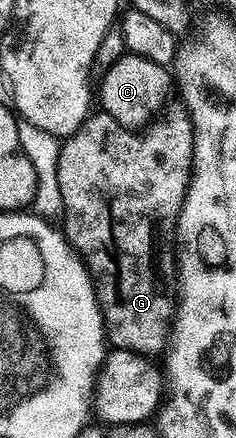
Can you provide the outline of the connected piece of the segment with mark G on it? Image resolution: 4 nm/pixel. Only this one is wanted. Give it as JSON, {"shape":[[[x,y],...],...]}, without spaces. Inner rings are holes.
{"shape":[[[181,102],[166,103],[163,111],[149,121],[140,130],[124,128],[111,114],[100,110],[94,111],[83,122],[74,136],[68,137],[59,150],[59,194],[63,194],[63,235],[69,241],[74,252],[85,261],[93,286],[97,290],[97,301],[101,307],[101,317],[105,320],[105,335],[113,348],[126,348],[129,352],[137,352],[141,356],[156,357],[156,352],[164,353],[171,340],[173,322],[177,314],[179,299],[179,260],[175,255],[175,237],[177,236],[177,219],[184,206],[188,194],[190,177],[193,175],[193,122],[189,110]]]}

